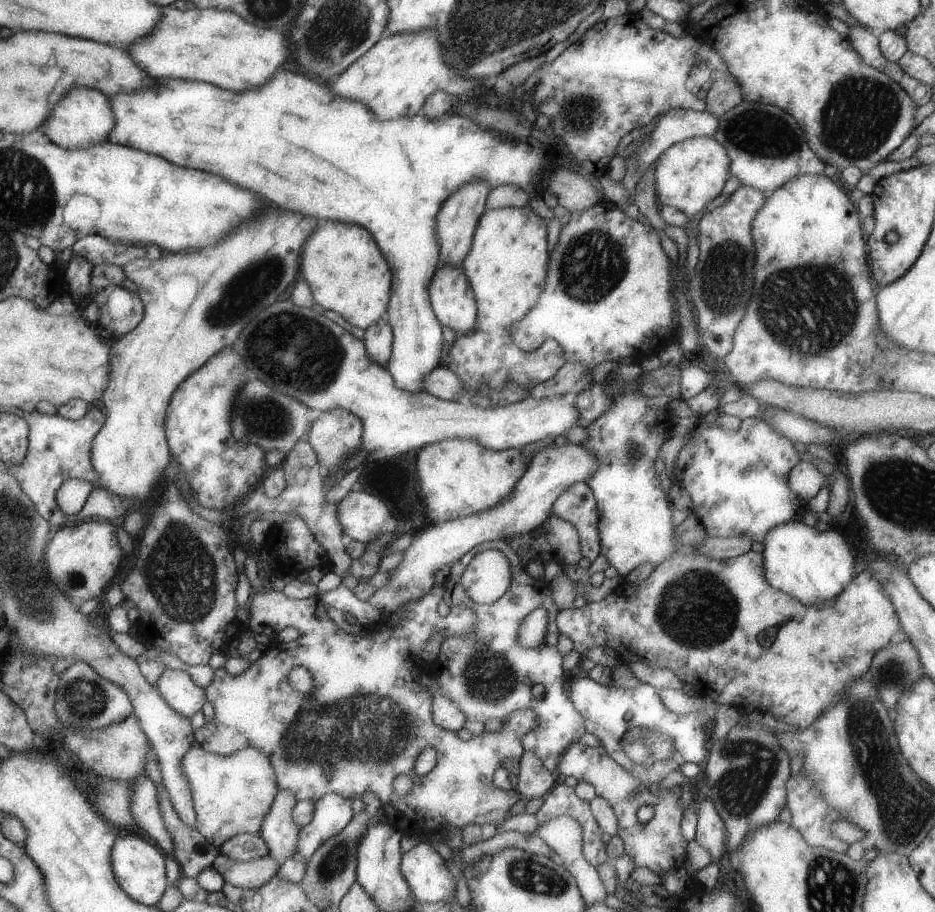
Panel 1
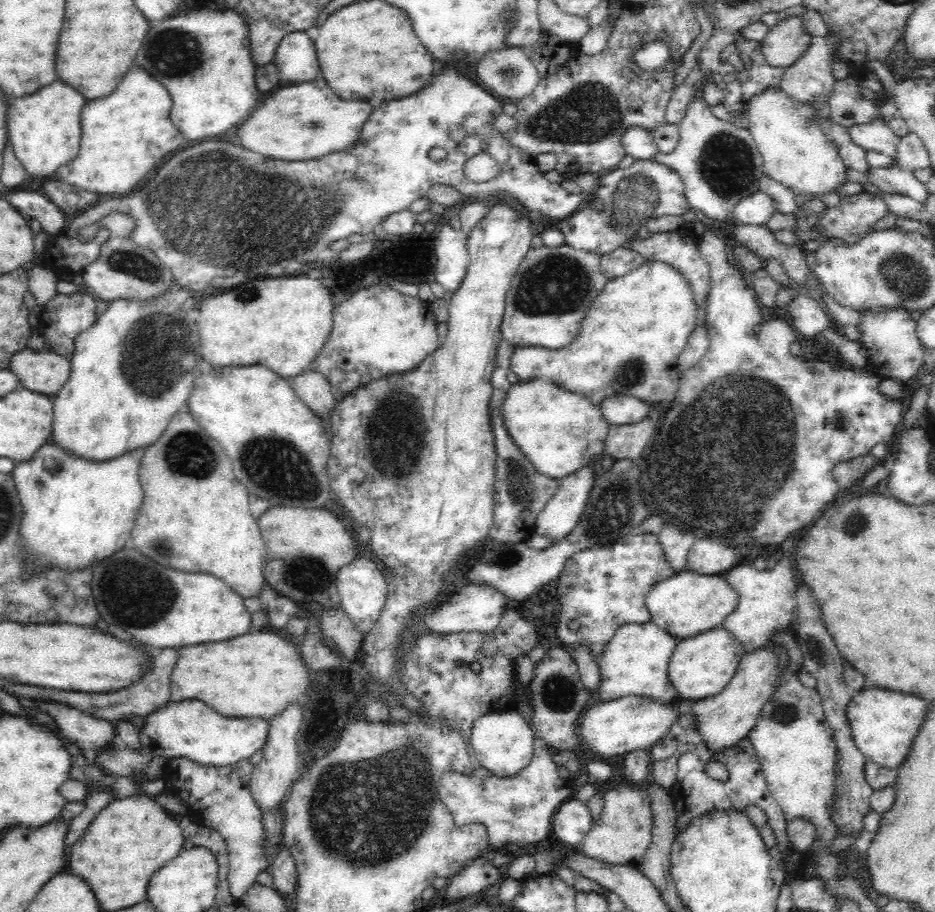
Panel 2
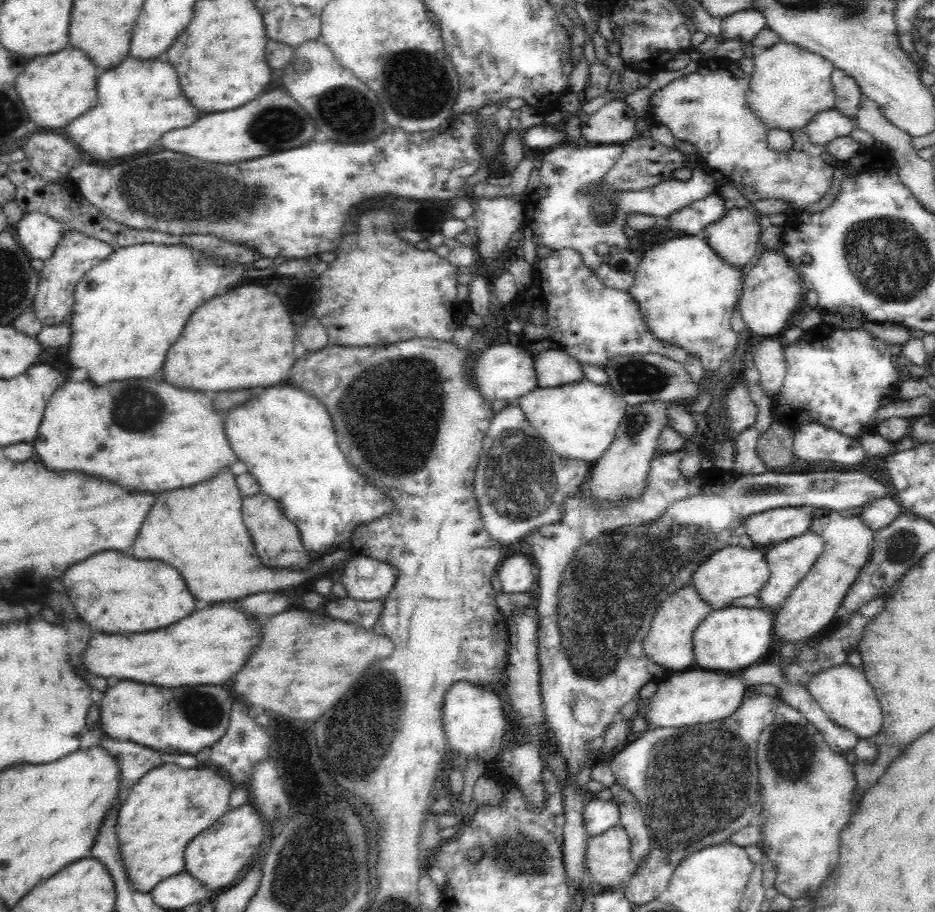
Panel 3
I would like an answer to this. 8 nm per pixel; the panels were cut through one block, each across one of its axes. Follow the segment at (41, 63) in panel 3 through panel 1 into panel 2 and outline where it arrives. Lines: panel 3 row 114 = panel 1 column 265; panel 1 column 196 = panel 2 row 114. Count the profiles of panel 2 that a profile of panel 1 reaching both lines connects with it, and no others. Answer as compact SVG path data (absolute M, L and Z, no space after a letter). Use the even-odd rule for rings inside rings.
M60 80L40 88L40 92L12 100L7 119L10 143L16 158L27 172L27 179L34 176L54 178L58 167L76 158L82 134L80 110L87 103L80 92Z

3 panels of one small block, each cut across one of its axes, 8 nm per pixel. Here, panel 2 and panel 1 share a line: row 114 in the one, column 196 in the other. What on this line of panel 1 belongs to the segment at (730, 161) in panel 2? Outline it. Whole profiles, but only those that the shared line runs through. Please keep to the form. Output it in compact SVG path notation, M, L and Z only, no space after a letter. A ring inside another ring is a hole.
M163 668L161 676L157 676L156 690L160 696L181 716L191 717L201 710L205 702L203 688L195 686L186 672Z

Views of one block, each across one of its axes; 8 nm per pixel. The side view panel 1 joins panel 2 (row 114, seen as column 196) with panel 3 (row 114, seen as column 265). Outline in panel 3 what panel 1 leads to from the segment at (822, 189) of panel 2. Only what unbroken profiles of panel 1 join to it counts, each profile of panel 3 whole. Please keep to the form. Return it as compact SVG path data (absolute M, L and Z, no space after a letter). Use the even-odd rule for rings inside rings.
M775 37L770 48L752 45L754 74L751 76L747 95L749 108L768 125L768 130L803 128L806 122L838 103L832 83L834 65L816 52L792 42Z

